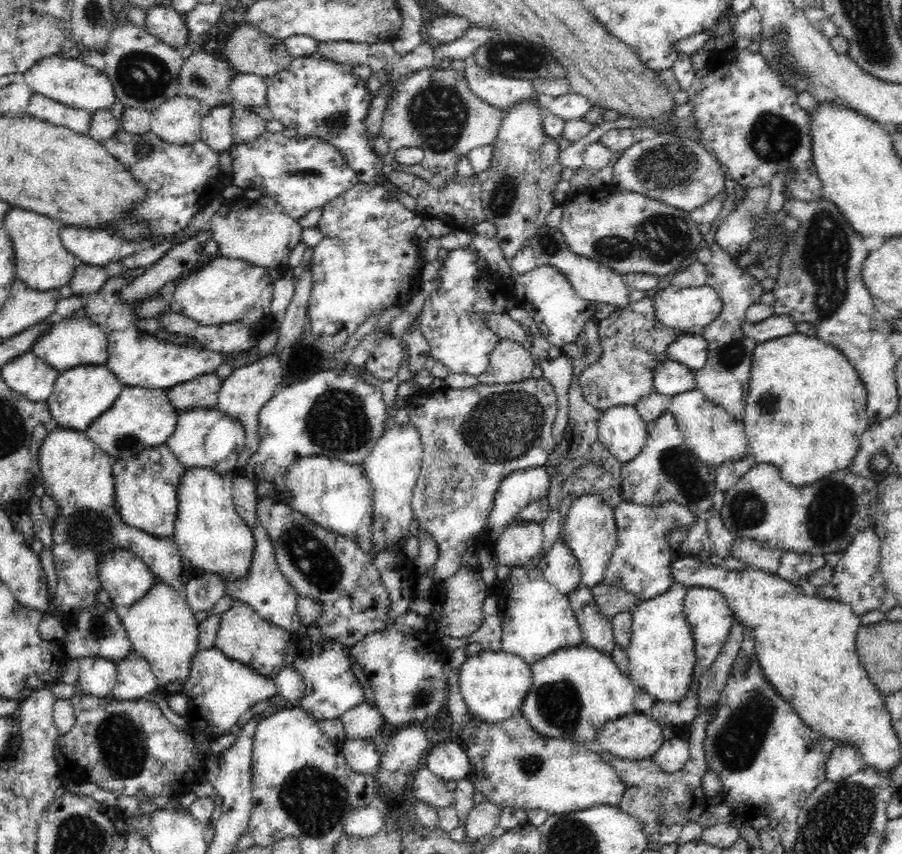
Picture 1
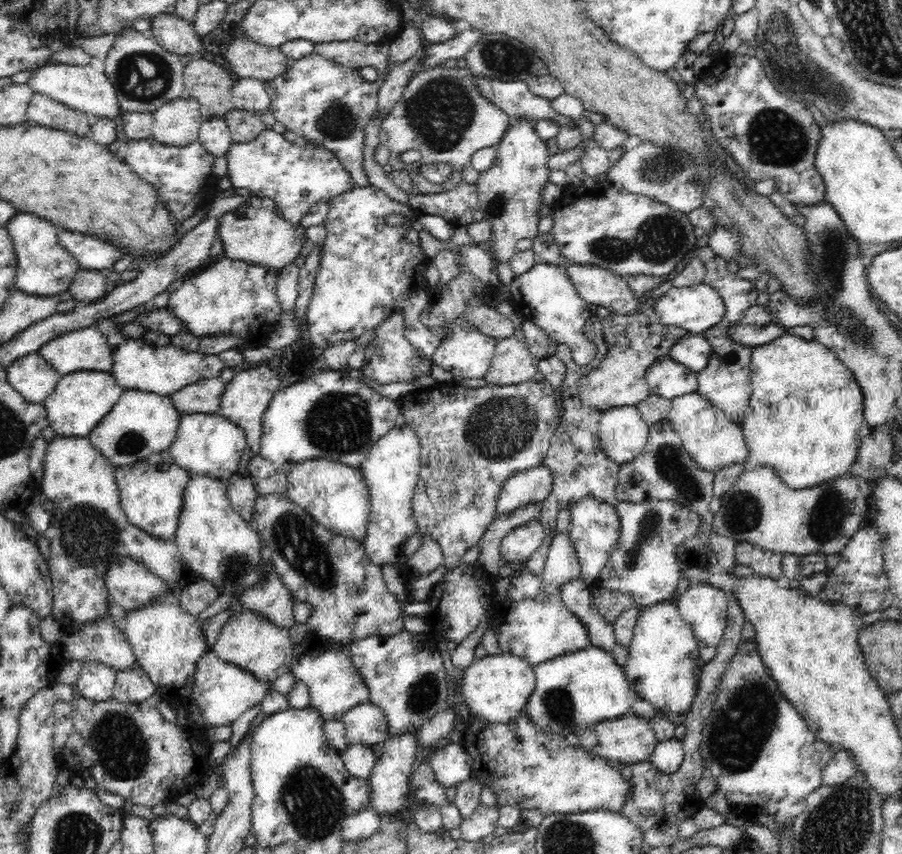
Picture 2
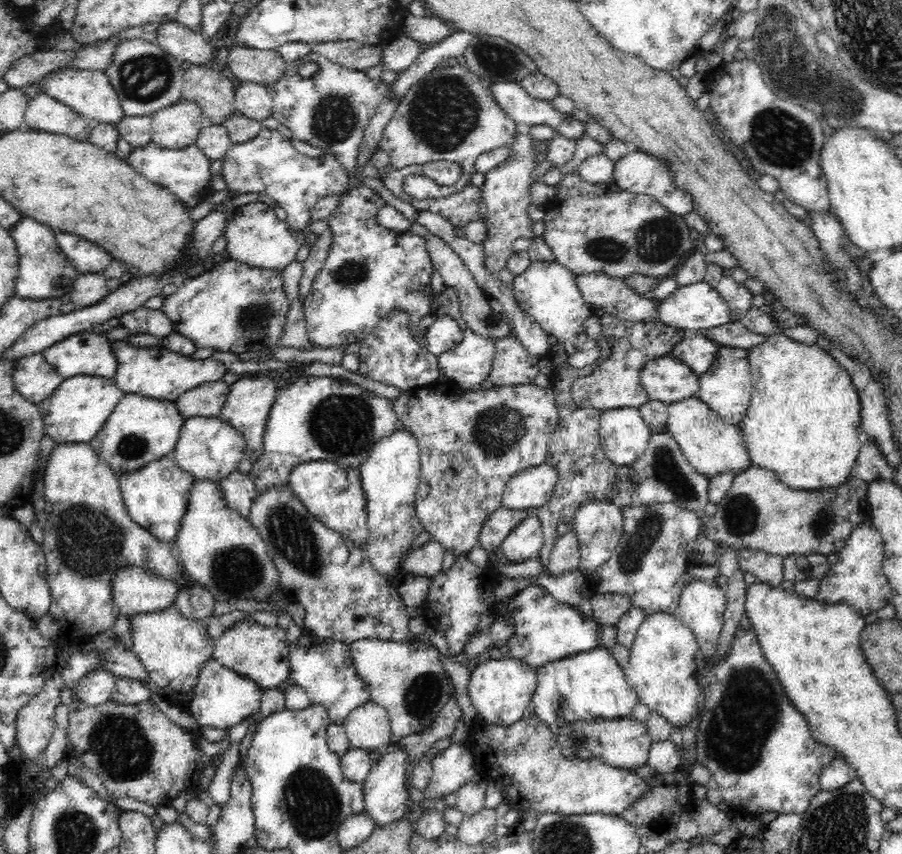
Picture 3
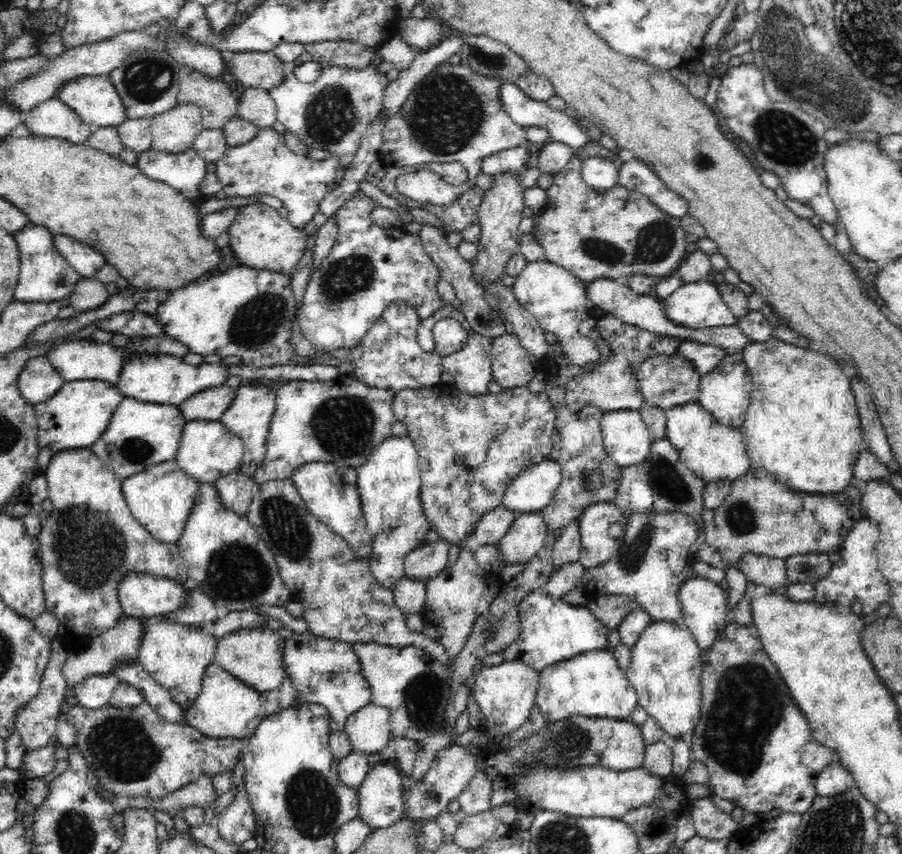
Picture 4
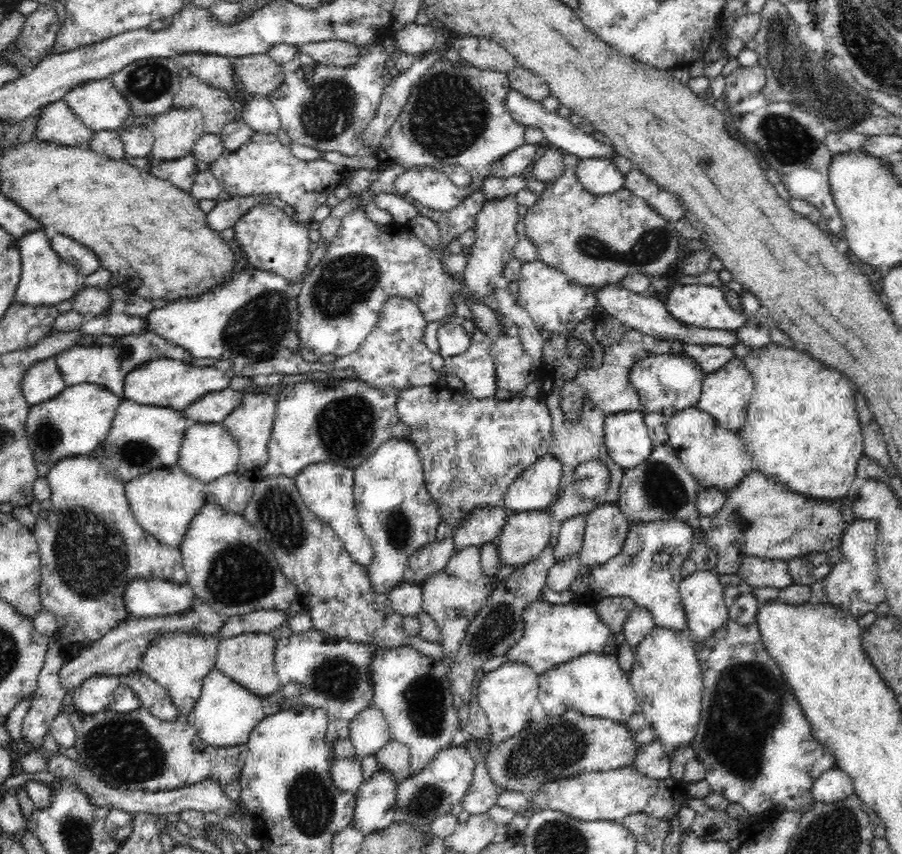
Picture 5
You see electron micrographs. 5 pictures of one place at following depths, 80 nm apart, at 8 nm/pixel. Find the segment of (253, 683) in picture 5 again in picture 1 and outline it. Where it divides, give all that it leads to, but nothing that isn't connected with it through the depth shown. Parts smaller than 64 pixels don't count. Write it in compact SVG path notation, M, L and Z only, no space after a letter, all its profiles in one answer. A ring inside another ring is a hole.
M235 600L234 606L219 614L219 617L215 647L226 657L246 664L256 669L258 673L272 678L275 678L285 666L293 664L300 644L300 638L295 633L268 622L240 600Z

